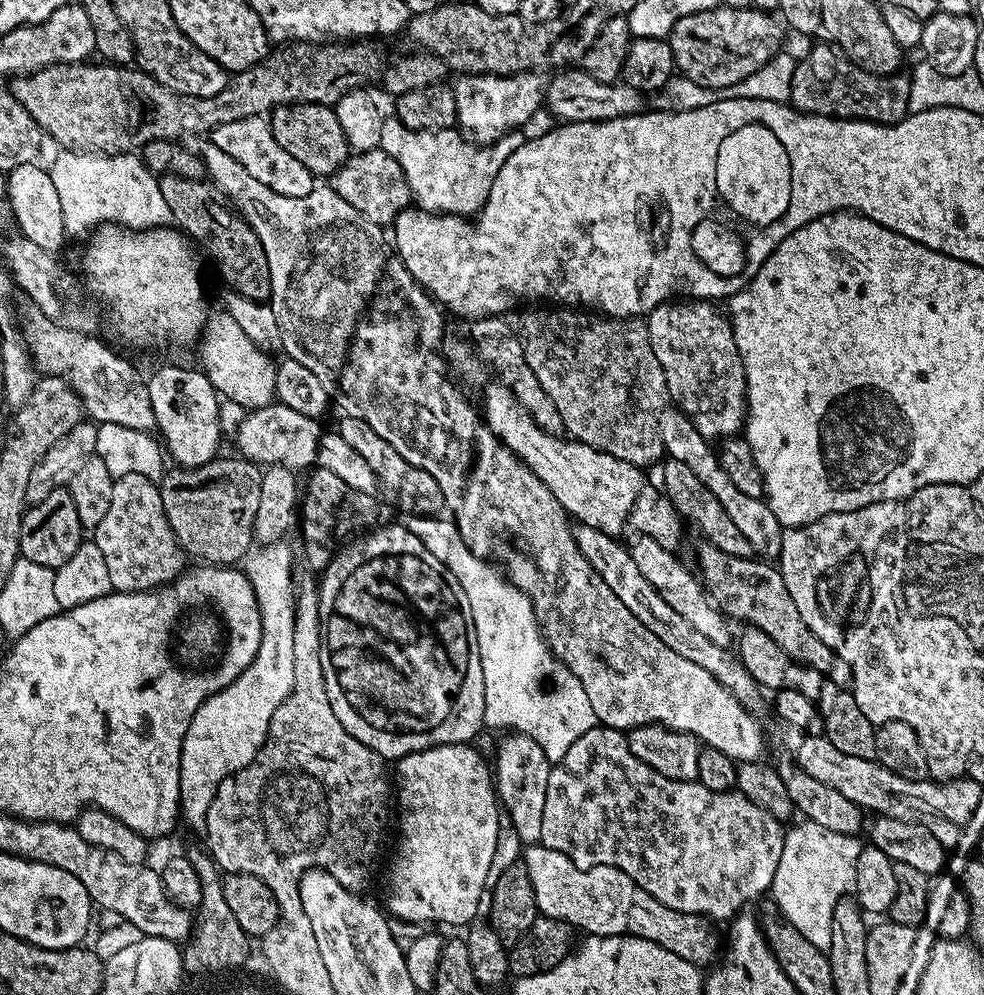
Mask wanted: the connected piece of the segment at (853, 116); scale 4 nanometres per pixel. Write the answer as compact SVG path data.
M831 42L816 44L799 57L792 83L791 105L811 116L834 116L841 120L869 120L875 124L897 124L909 115L910 79L904 74L877 76L852 61Z

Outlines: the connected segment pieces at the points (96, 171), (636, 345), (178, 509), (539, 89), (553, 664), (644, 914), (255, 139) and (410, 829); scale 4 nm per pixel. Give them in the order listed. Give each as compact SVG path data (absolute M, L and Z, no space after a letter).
M57 151L50 163L55 189L62 202L62 218L69 237L87 237L101 224L121 224L143 230L159 228L172 220L170 206L162 199L159 179L136 154L105 156L91 152Z
M536 306L533 308L536 309L526 313L524 321L518 324L522 354L526 366L530 366L530 370L534 370L534 375L538 377L538 382L542 382L542 390L550 394L550 402L554 402L564 423L564 432L573 440L580 440L586 446L594 446L600 452L614 454L614 458L622 458L622 462L630 462L639 468L648 470L651 469L651 464L659 465L666 456L664 443L660 437L660 415L669 407L670 397L666 386L666 374L662 374L662 362L654 358L654 350L650 346L647 323L640 318L617 318L597 314L591 310L577 310L572 306Z
M214 458L197 468L173 467L173 472L165 471L158 487L162 510L185 553L197 556L197 561L208 566L236 566L254 544L252 527L262 491L262 468L243 458L220 459Z
M539 71L515 72L513 76L496 76L493 72L457 75L454 91L458 102L459 127L473 141L487 146L507 132L523 129L530 114L541 111L546 100L546 80Z
M416 516L407 521L406 527L458 578L458 586L466 590L486 689L485 725L489 729L508 727L509 731L533 738L549 763L560 761L582 734L598 724L582 682L549 650L528 593L516 587L507 575L501 572L500 576L485 557L475 556L451 519L428 519L432 520Z
M541 843L523 849L522 863L533 884L534 898L537 900L541 916L564 920L573 929L581 928L588 936L637 936L654 942L658 946L670 950L670 954L678 954L678 958L686 958L686 962L697 966L705 966L704 964L708 963L711 965L717 959L716 932L712 929L715 927L707 916L682 914L678 910L670 910L670 906L662 906L662 902L658 902L658 898L646 894L646 890L642 890L642 886L638 886L638 882L634 882L630 878L630 874L622 874L622 870L618 870L614 866L579 868L574 866L574 862L570 862L570 858L566 858L566 854L558 854L558 850L545 848Z
M264 116L242 118L238 122L226 122L226 126L218 126L210 134L211 143L218 146L218 150L226 150L234 162L238 162L262 186L270 186L278 194L286 194L286 198L302 198L310 194L314 187L314 177L298 158L293 158L278 146L278 138L274 138L271 123Z
M471 743L467 744L440 744L437 748L427 748L426 750L422 750L421 752L411 752L408 756L401 756L399 760L395 761L394 764L394 800L400 803L400 845L396 848L396 861L392 864L392 885L388 888L388 908L387 911L391 913L393 917L397 920L409 920L410 922L414 922L415 924L423 924L425 926L431 925L430 922L433 920L436 924L464 924L463 926L468 926L473 923L477 919L476 911L481 911L482 908L482 900L480 904L480 895L482 897L485 895L486 889L490 884L490 877L494 872L494 865L496 863L496 847L498 846L498 834L500 833L500 826L502 823L502 809L498 803L498 793L496 790L496 786L494 783L494 772L490 767L489 761L488 764L486 761L480 757L480 752L473 746Z

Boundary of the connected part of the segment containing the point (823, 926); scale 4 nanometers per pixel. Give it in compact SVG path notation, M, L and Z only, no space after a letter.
M810 819L801 823L784 833L782 858L778 858L778 870L774 870L770 896L784 919L794 922L814 946L826 950L830 946L834 906L855 889L855 866L862 844L855 835L826 830Z

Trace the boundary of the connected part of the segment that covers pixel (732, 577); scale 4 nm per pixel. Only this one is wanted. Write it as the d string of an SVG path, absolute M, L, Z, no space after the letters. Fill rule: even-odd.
M701 543L696 556L700 559L698 576L704 585L713 604L725 617L736 620L744 620L751 627L762 630L786 654L791 660L800 664L808 664L814 670L822 673L825 680L834 682L840 688L851 689L852 674L851 668L802 622L802 614L798 614L798 606L794 606L794 598L790 598L790 590L786 590L786 582L782 578L779 567L770 565L768 562L761 562L756 558L743 560L737 556L726 554L718 550L713 544ZM764 563L764 564L759 564Z

